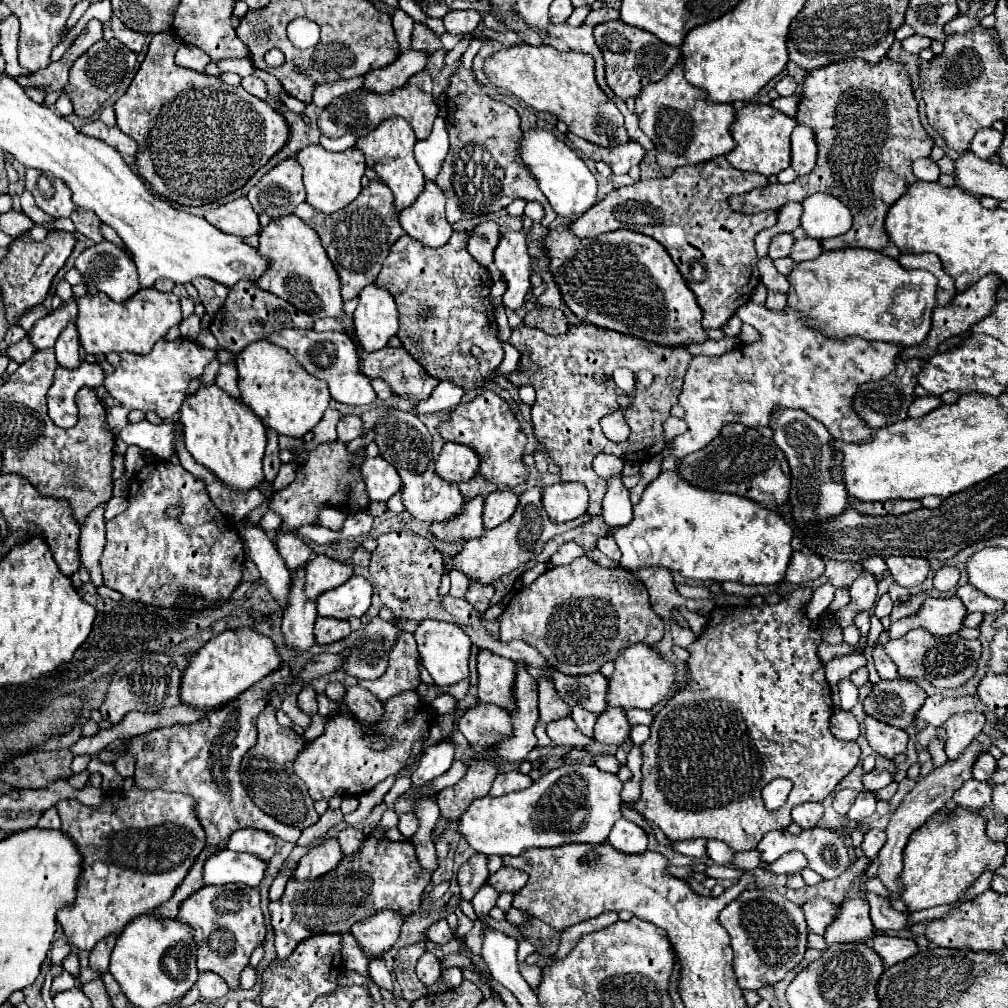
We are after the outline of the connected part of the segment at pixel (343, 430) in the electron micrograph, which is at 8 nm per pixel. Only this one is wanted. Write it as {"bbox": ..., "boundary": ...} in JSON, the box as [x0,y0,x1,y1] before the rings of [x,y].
{"bbox":[336,415,360,441],"boundary":[[[346,415],[338,421],[336,425],[336,431],[338,431],[338,441],[352,441],[360,435],[360,417],[354,417],[354,415]]]}

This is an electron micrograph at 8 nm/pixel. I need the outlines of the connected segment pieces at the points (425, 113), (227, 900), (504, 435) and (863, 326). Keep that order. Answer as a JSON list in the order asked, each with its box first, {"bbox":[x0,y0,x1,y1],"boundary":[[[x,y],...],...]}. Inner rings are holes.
[{"bbox":[318,85,438,139],"boundary":[[[404,85],[404,87],[398,87],[396,91],[390,91],[390,93],[372,93],[372,91],[366,91],[366,89],[358,89],[358,91],[352,91],[352,93],[346,93],[338,99],[334,99],[328,107],[322,109],[322,113],[318,115],[318,127],[320,131],[326,135],[326,137],[342,137],[346,135],[348,131],[356,137],[364,137],[366,133],[372,131],[372,127],[376,129],[378,123],[382,123],[384,119],[390,119],[390,117],[404,117],[418,139],[426,139],[432,131],[432,123],[438,115],[438,105],[434,103],[434,97],[424,93],[422,89],[418,89],[416,85]]]},{"bbox":[178,885,266,989],"boundary":[[[206,885],[180,905],[178,919],[188,923],[192,927],[192,935],[196,935],[198,971],[218,973],[230,989],[238,989],[240,971],[248,965],[252,951],[264,943],[266,935],[260,911],[260,889],[244,885]]]},{"bbox":[440,391,528,487],"boundary":[[[482,391],[474,401],[458,405],[450,414],[450,419],[440,425],[440,435],[444,442],[462,443],[476,449],[482,455],[482,475],[500,485],[516,487],[526,483],[528,467],[522,463],[522,449],[526,445],[526,435],[520,429],[510,405],[500,399],[494,391]]]},{"bbox":[788,249,936,347],"boundary":[[[838,249],[822,251],[814,261],[798,263],[788,275],[790,291],[788,305],[806,313],[812,325],[824,331],[828,337],[844,339],[848,335],[858,335],[868,341],[890,341],[902,343],[904,347],[920,345],[932,325],[932,311],[936,307],[936,277],[924,269],[904,269],[892,257],[868,249]]]}]

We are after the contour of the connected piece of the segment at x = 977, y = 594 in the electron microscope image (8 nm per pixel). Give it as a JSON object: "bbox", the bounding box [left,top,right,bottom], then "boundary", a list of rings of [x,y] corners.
{"bbox":[958,585,1006,613],"boundary":[[[972,585],[958,587],[958,597],[964,601],[968,613],[974,613],[974,611],[982,611],[982,613],[1002,613],[1004,607],[1006,607],[1002,601],[992,599],[992,597],[984,595],[982,591],[976,591],[976,587],[972,587]]]}

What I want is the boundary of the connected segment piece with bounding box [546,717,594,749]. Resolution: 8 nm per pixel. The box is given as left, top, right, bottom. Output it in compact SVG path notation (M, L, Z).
M572 717L548 723L546 727L548 737L556 743L556 745L568 745L568 747L582 747L586 749L594 739L588 739L586 735L582 735L576 727L576 723L572 721Z

